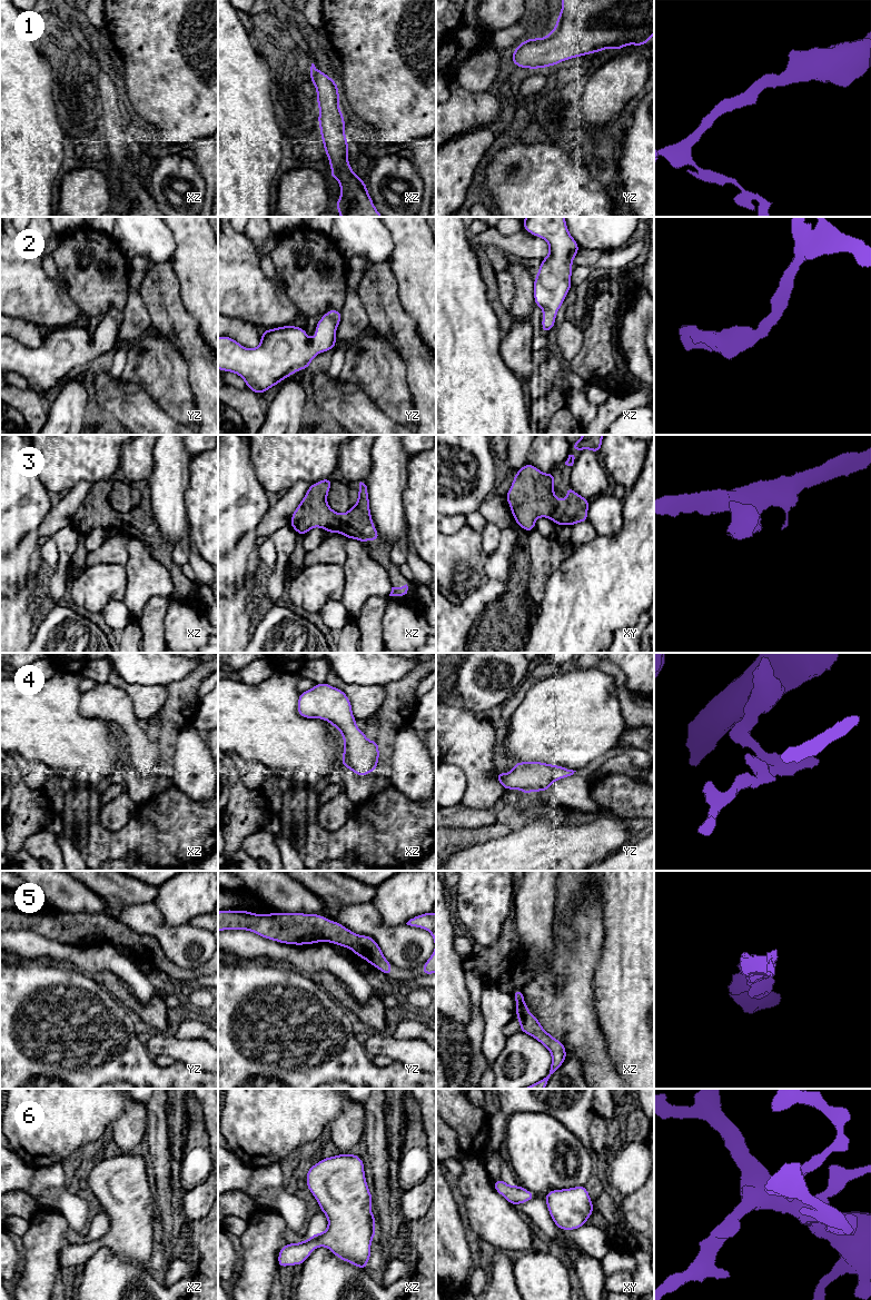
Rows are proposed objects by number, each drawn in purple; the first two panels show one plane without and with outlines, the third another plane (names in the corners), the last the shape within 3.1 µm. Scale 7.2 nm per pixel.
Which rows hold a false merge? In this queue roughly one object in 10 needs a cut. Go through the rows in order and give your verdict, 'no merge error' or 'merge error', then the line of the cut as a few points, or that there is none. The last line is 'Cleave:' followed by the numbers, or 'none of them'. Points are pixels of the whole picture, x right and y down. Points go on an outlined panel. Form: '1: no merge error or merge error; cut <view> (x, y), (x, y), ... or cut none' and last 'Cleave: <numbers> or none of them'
1: no merge error; cut none
2: no merge error; cut none
3: no merge error; cut none
4: no merge error; cut none
5: no merge error; cut none
6: no merge error; cut none
Cleave: none of them

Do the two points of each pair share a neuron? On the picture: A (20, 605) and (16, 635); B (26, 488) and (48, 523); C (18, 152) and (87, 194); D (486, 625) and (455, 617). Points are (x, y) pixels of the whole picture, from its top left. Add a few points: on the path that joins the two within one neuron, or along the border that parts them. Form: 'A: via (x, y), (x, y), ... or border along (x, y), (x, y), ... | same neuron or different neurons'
A: via (16, 613), (16, 627) | same neuron
B: border along (52, 506), (43, 521), (26, 535) | different neurons
C: border along (59, 180), (56, 187), (55, 205) | different neurons
D: border along (491, 601), (474, 623), (466, 641) | different neurons

